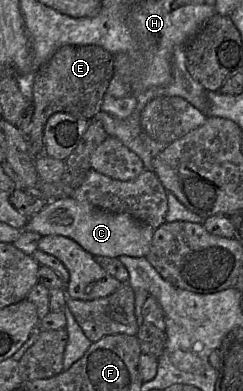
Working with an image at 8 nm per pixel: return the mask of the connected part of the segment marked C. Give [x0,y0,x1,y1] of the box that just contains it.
[26,196,154,257]

